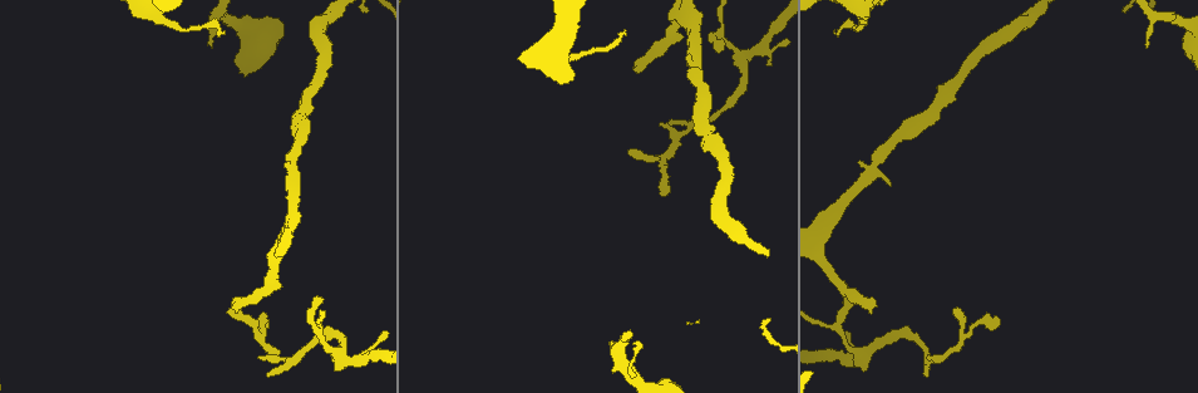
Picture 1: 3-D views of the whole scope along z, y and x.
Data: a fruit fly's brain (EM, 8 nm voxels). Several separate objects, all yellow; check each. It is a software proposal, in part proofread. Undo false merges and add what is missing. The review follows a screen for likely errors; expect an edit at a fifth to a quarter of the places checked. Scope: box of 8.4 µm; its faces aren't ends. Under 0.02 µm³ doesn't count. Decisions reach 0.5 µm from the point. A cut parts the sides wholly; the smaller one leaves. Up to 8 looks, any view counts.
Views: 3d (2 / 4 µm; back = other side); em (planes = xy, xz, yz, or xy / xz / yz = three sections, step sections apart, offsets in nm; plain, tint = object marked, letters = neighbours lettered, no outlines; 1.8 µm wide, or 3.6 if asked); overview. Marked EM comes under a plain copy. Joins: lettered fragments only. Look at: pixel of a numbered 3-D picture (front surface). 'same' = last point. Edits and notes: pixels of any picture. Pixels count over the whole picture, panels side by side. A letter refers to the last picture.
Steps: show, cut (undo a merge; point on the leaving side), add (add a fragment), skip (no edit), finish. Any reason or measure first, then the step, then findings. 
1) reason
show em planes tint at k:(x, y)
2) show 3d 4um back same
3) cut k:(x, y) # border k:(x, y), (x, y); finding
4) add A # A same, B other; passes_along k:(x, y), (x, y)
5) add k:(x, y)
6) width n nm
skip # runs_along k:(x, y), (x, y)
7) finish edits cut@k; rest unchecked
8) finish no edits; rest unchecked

an open end
show em planes tint at 1:(1147, 42)

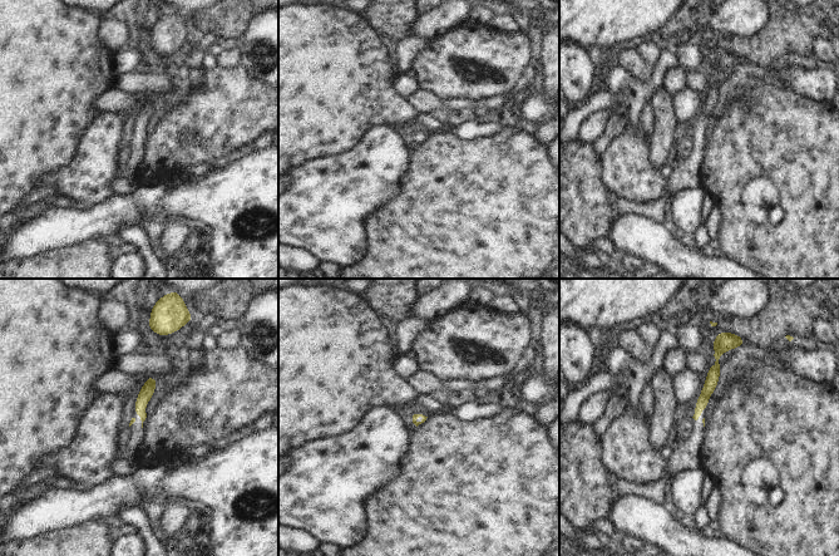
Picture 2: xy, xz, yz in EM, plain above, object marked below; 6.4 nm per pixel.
see the neighbours
show em planes letters same

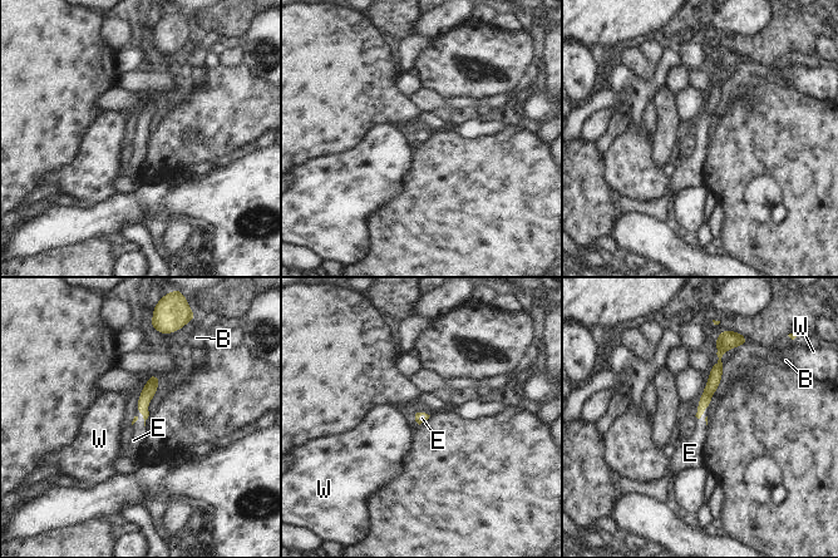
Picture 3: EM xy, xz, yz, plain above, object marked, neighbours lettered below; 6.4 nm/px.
add 3:(133, 440) # B other, E same, W other; passes_along 3:(148, 391), (143, 418), (133, 440); the cell continues

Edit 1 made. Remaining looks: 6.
show overview

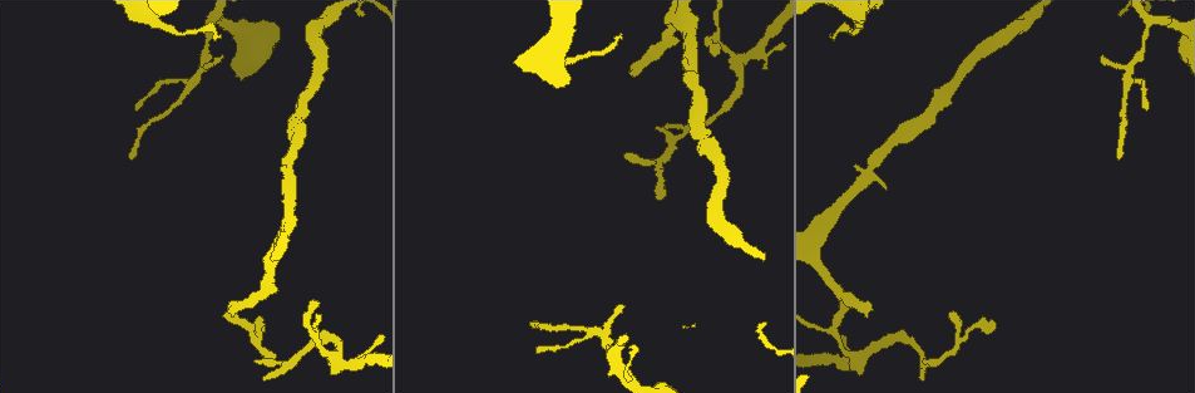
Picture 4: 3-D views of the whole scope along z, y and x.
end of a long branch
show 3d 4um at 4:(229, 310)

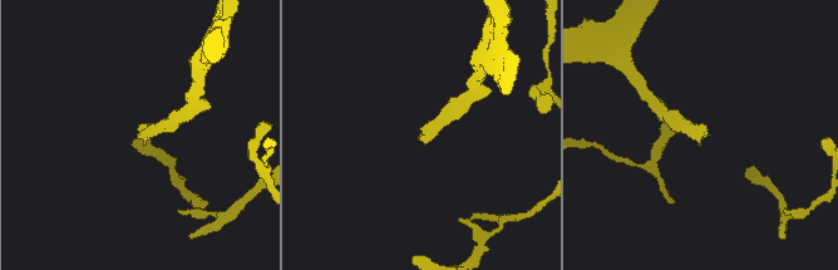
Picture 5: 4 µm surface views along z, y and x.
show em xz step 16 tint at 5:(702, 134)

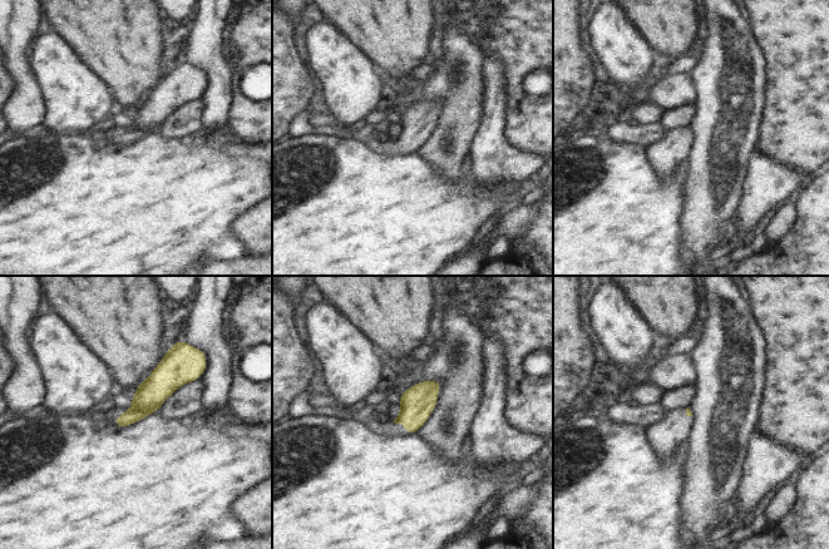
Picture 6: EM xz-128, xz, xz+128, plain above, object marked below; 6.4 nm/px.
show em planes letters same

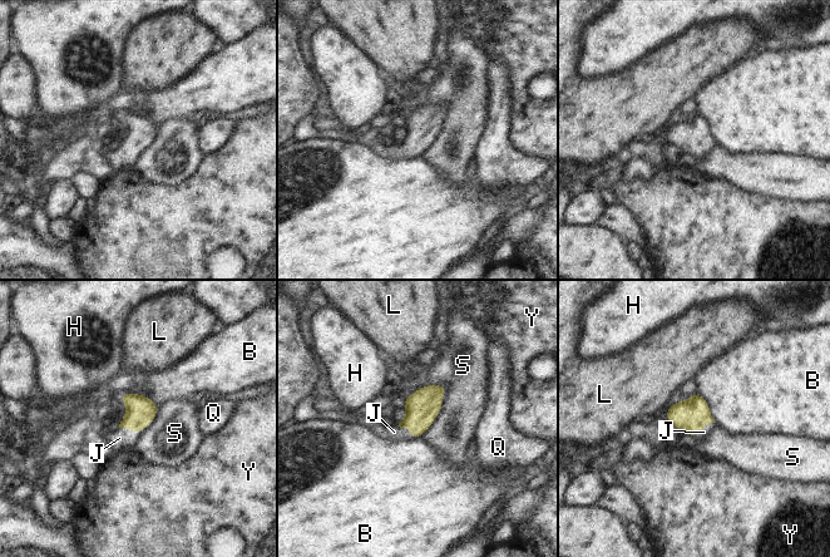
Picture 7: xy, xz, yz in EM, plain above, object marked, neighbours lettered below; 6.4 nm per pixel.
width 190 nm
add 7:(703, 432) # B other, H other, J same, L other, Q other, S other, Y other; it goes on there

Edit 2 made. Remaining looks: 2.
redraw
show overview

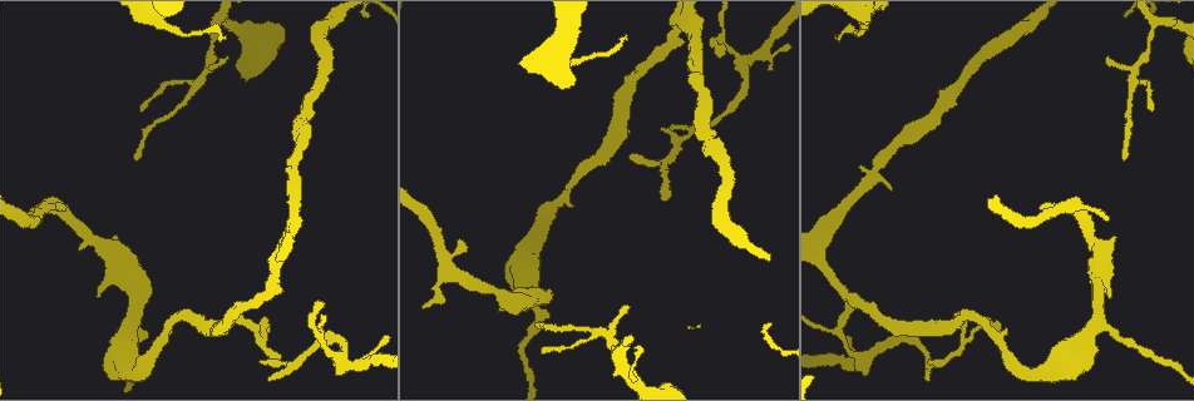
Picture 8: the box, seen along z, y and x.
branch stops here
show em planes letters at 8:(890, 189)

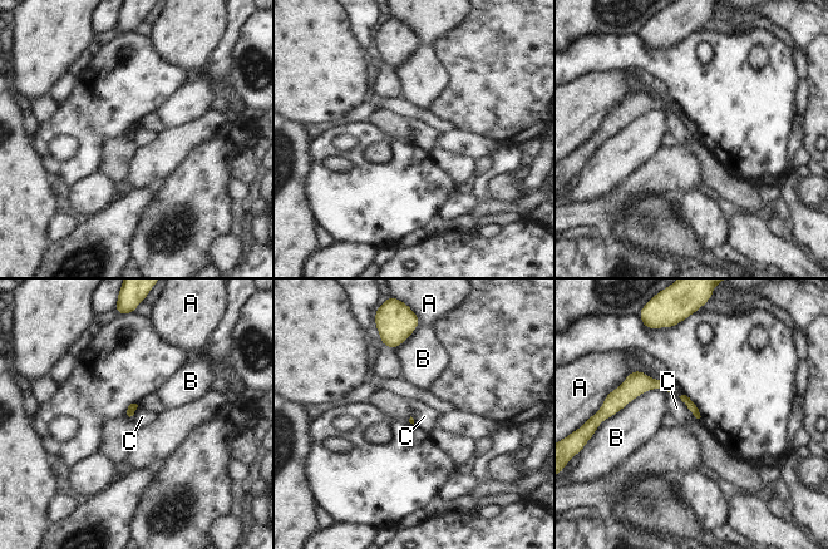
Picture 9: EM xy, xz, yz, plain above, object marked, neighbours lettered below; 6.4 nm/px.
longest_contact B 420 nm
skip # A other, B other, C other; none of them fits

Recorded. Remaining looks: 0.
finish edits add@3, add@7; rest unchecked

